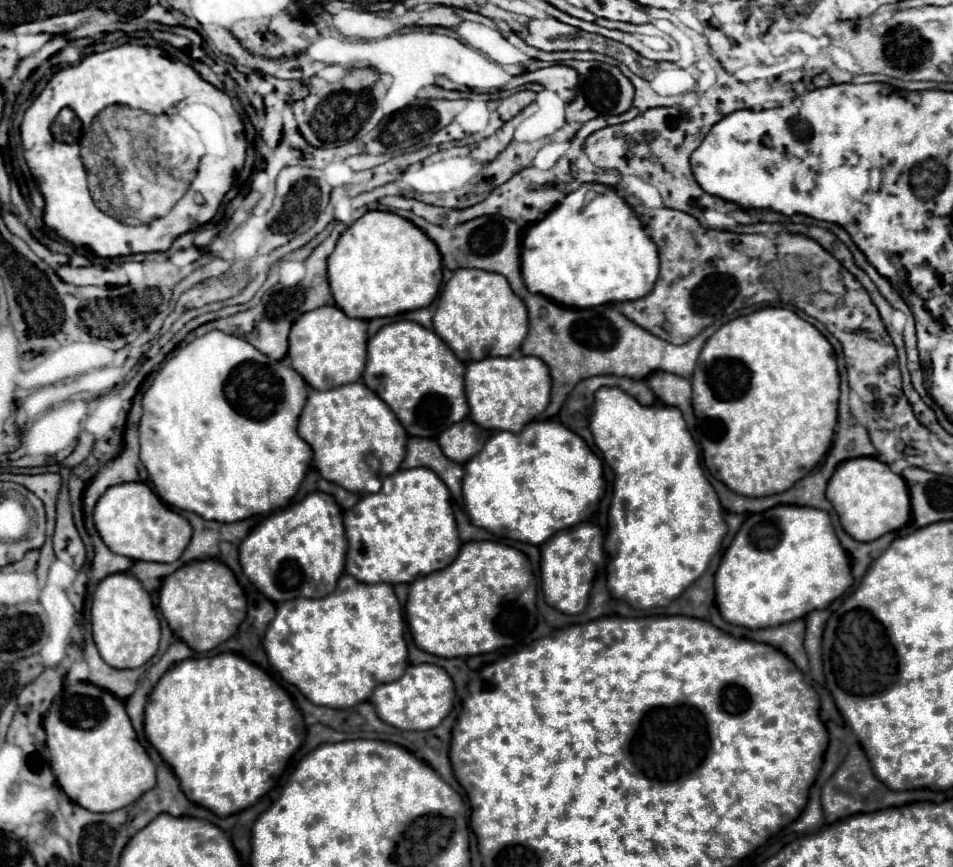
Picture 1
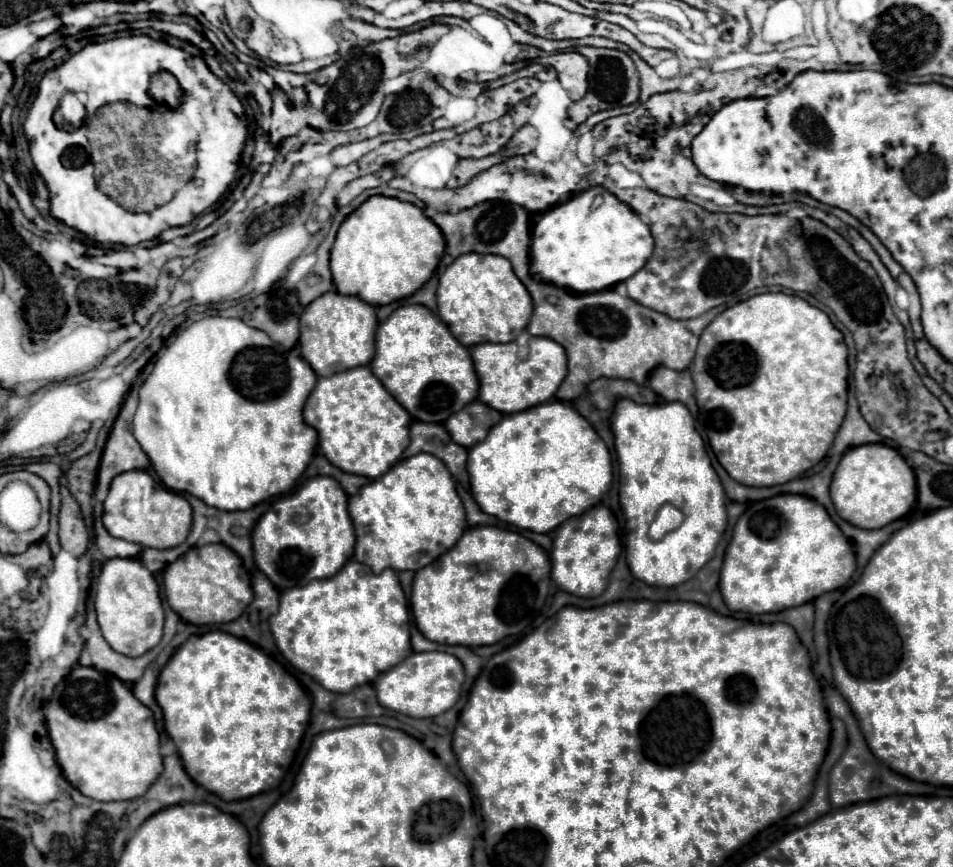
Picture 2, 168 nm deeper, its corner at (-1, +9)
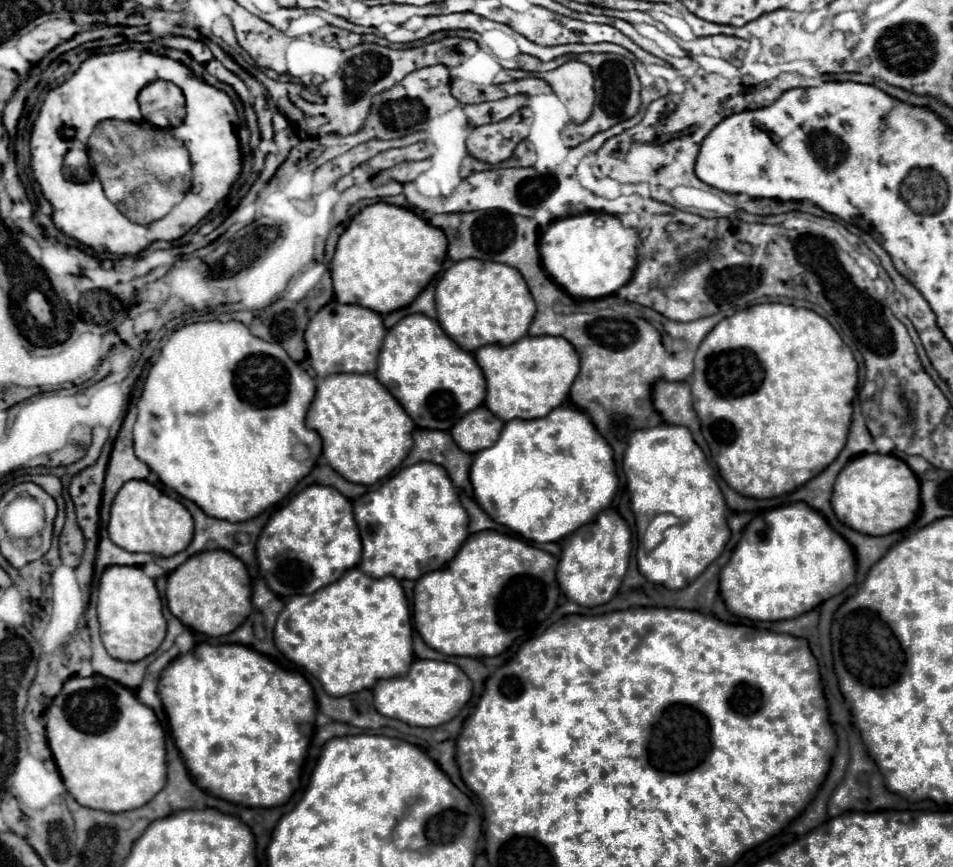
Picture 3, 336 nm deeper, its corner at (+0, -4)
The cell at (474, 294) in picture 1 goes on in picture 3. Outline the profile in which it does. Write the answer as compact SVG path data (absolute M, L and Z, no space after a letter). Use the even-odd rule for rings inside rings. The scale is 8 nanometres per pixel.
M489 260L455 262L437 282L435 302L437 322L445 334L467 352L475 352L487 344L511 346L513 342L527 336L535 316L535 302L523 276L519 276L519 270Z

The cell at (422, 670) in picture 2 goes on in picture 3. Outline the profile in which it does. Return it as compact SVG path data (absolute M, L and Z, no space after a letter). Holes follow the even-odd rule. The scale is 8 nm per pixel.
M415 660L407 676L379 680L379 684L375 684L373 704L383 716L397 718L401 722L407 722L409 726L433 728L449 722L461 712L465 702L471 698L471 688L471 680L455 664L437 660Z

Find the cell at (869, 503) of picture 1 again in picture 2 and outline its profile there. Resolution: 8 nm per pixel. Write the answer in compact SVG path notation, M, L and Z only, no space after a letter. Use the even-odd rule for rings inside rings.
M882 443L858 445L840 459L830 495L838 515L860 529L882 529L884 525L904 517L916 503L916 477L906 459L892 447Z

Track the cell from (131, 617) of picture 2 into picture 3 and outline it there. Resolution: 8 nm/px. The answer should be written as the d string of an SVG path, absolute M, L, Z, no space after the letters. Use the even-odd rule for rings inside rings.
M113 565L107 568L99 582L97 616L101 624L101 640L115 660L143 660L153 654L165 638L167 622L161 612L161 598L155 582L145 576L139 566Z

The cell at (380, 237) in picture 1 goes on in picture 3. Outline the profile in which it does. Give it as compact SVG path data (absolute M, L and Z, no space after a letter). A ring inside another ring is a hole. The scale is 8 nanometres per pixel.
M377 202L363 208L337 242L331 260L335 300L341 304L359 304L377 314L405 308L435 279L445 256L447 238L439 228L431 228L425 218L407 208Z

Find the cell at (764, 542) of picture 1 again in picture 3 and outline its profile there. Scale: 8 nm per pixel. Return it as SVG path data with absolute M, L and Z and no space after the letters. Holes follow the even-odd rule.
M795 502L767 510L745 526L739 544L721 570L719 592L733 616L775 622L811 612L849 588L853 580L853 548L817 510L805 502Z

